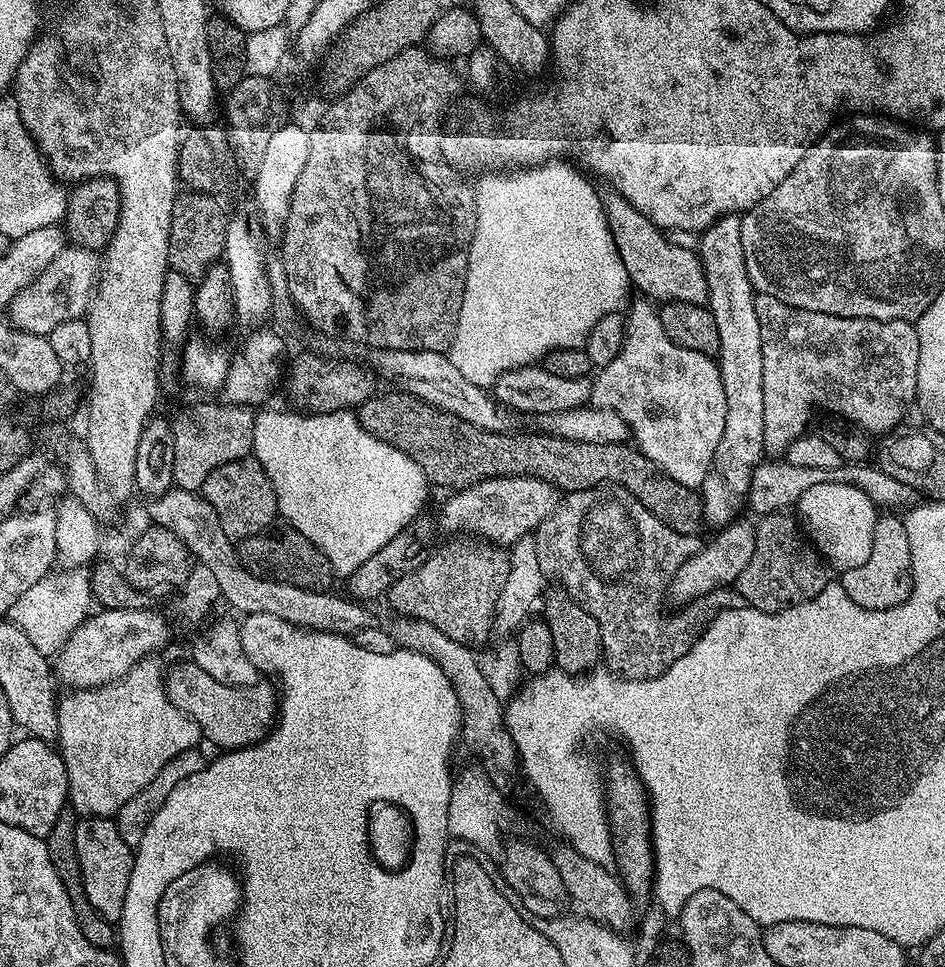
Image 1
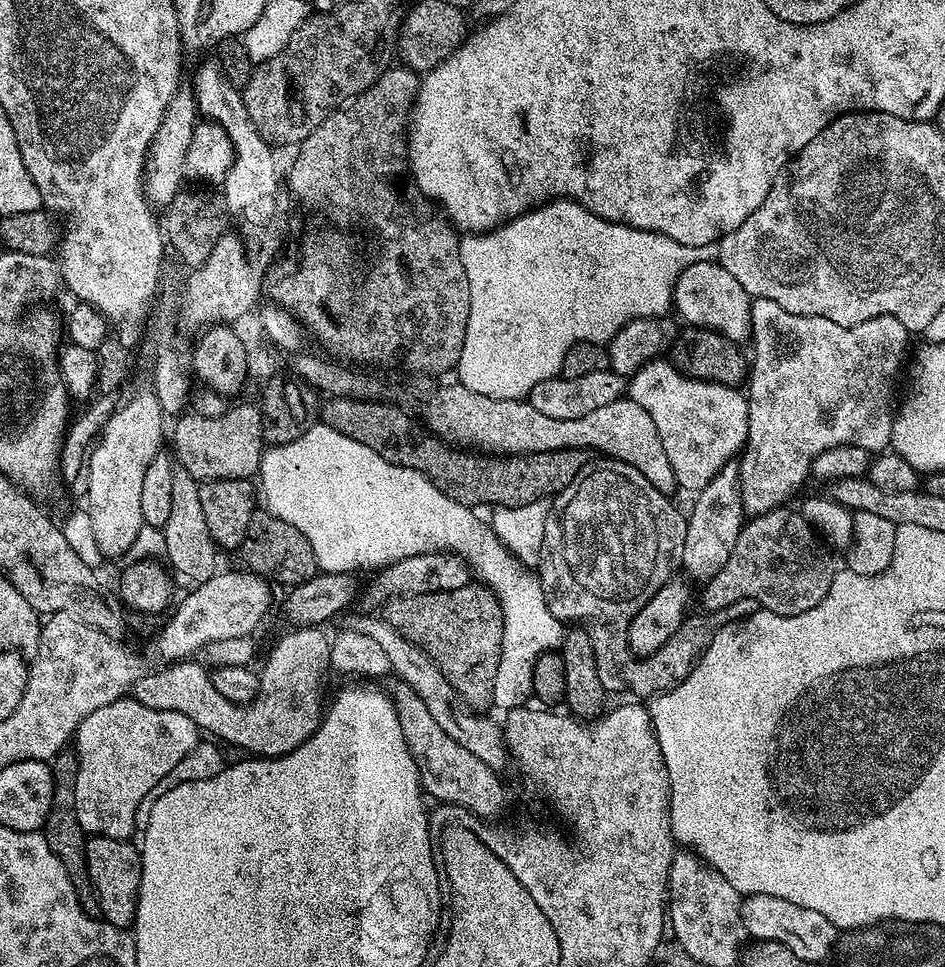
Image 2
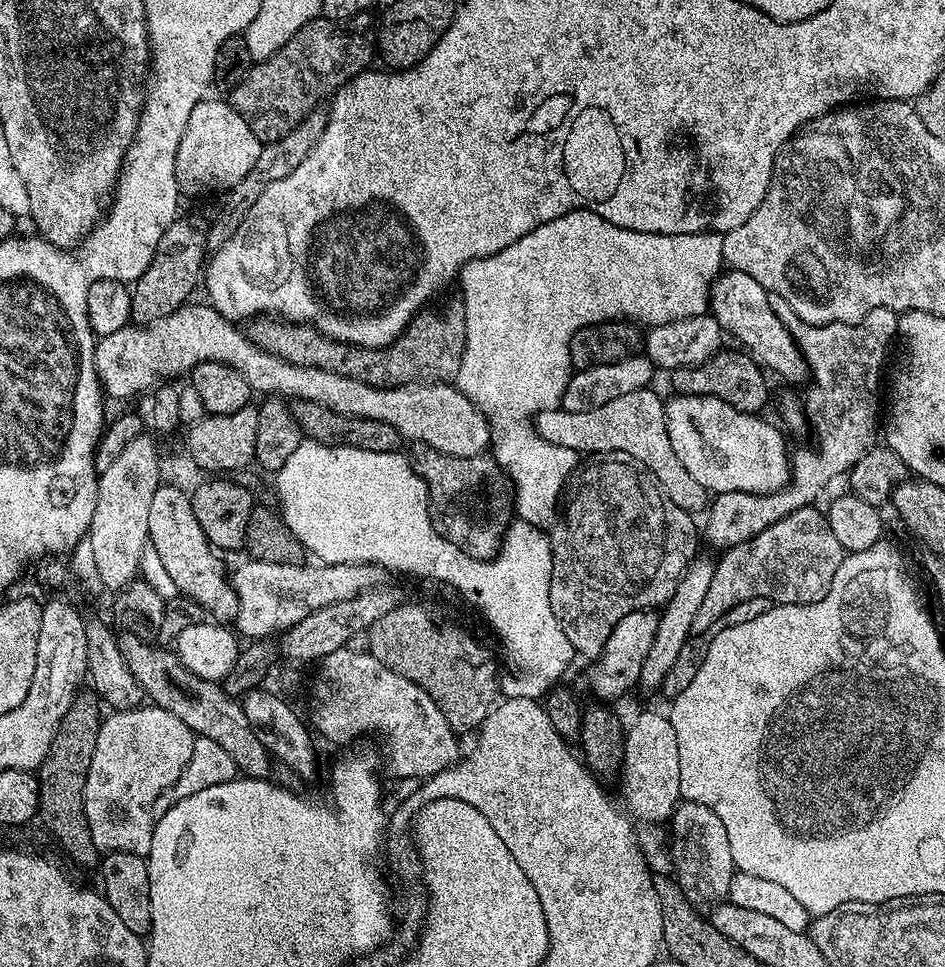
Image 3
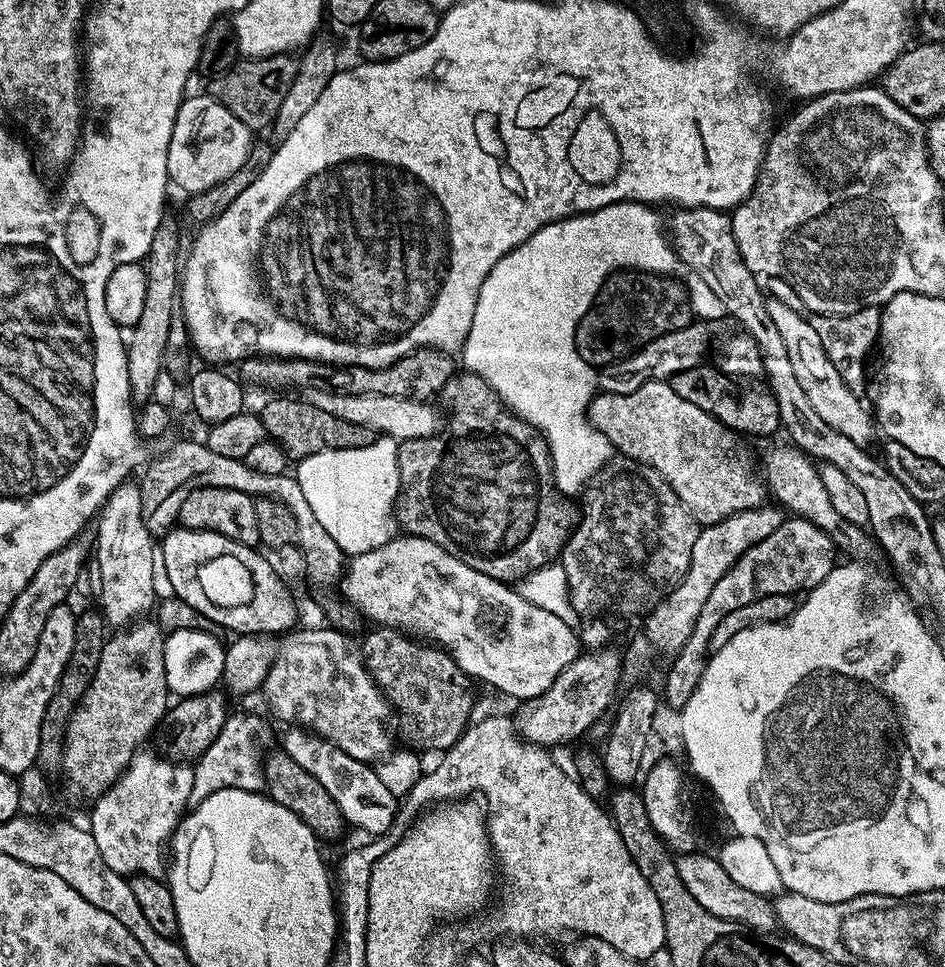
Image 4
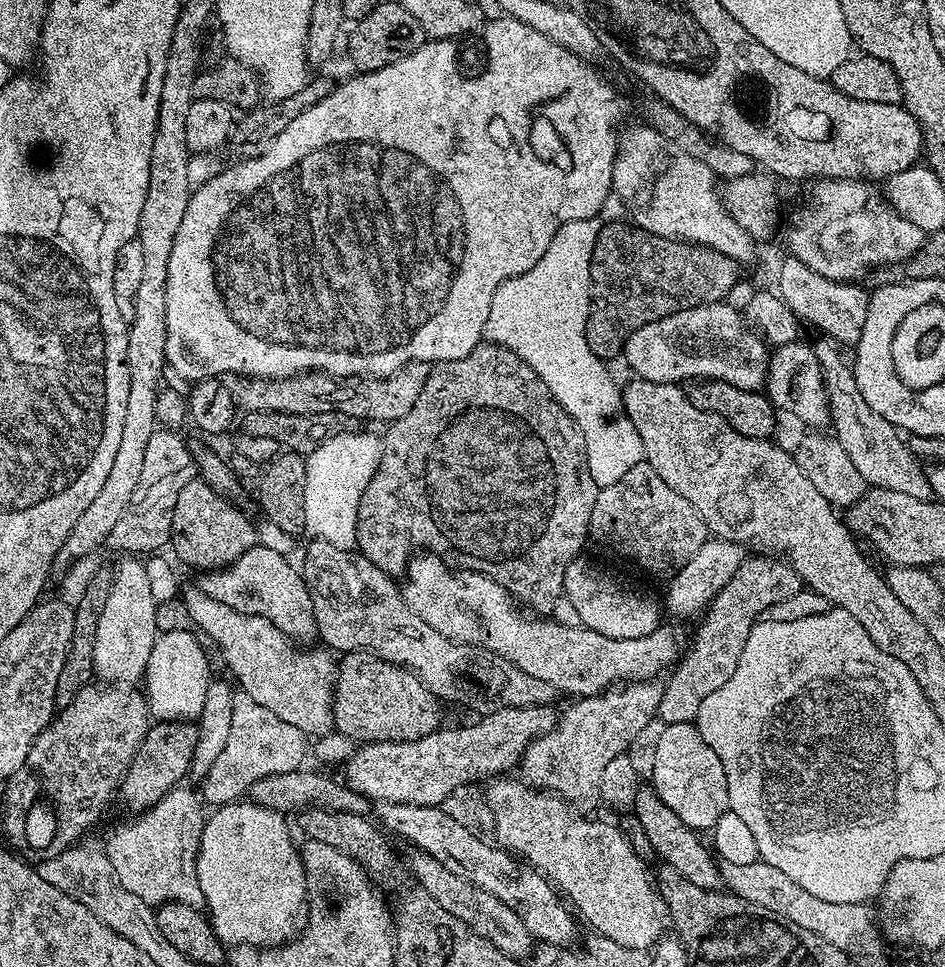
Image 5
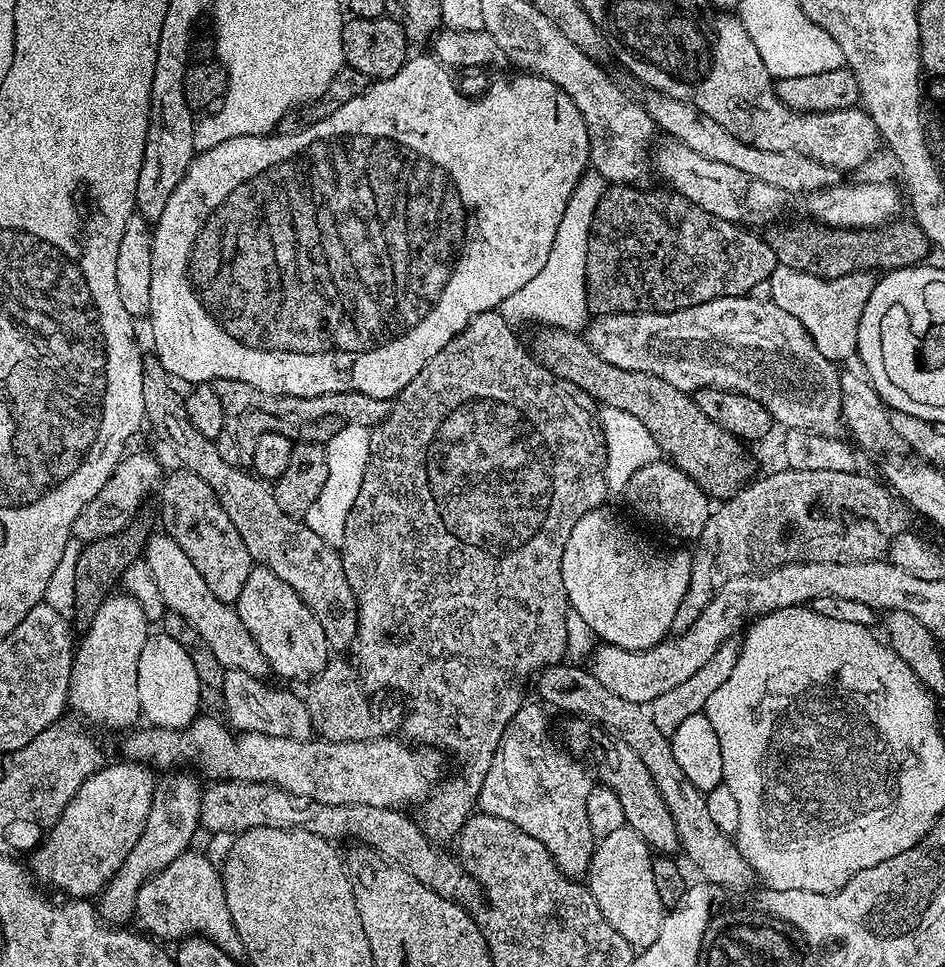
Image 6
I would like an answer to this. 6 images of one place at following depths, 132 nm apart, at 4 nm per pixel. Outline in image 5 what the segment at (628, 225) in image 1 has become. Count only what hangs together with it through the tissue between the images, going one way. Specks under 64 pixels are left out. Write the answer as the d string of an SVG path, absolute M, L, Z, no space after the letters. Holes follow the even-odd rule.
M820 338L814 344L816 358L823 372L822 381L828 394L830 428L837 442L854 462L865 485L886 490L898 490L898 494L910 494L910 498L929 499L928 473L925 465L916 461L916 456L904 445L901 433L882 414L874 414L866 406L866 398L858 390L855 371L844 365L841 349L833 341Z

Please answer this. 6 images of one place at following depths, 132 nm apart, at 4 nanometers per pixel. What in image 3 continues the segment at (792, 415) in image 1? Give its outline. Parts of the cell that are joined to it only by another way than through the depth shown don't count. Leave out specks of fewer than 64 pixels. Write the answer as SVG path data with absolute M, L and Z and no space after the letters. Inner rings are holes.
M768 294L770 298L770 310L782 318L782 322L790 330L790 334L796 340L804 361L808 364L810 373L810 385L812 389L808 397L802 400L802 408L806 413L807 423L812 423L816 431L816 440L820 443L820 452L816 448L800 448L791 453L792 476L788 479L787 488L771 492L770 494L754 494L753 492L722 492L711 501L707 509L708 521L702 524L702 536L709 540L719 550L727 550L754 538L754 534L762 534L766 526L774 526L778 518L786 518L786 514L794 514L794 510L813 507L816 499L824 492L824 487L831 482L835 476L842 477L854 467L855 463L867 451L878 444L876 438L876 419L881 419L882 404L880 408L880 371L884 368L884 355L888 347L893 347L897 339L896 326L898 313L889 308L870 310L866 318L862 318L857 324L808 324L794 310L790 310L790 302L782 298L782 294Z

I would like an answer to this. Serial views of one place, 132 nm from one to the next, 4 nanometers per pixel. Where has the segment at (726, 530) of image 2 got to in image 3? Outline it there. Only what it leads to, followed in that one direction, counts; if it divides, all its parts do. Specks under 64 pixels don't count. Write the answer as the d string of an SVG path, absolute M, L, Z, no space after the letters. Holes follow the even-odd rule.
M697 558L688 565L688 569L682 574L678 586L668 603L663 605L658 622L658 634L654 634L654 643L646 654L646 662L642 665L639 687L659 689L664 681L673 675L676 663L688 644L688 636L693 635L692 627L694 618L698 615L698 609L706 598L706 590L710 590L710 581L714 578L715 563L710 559Z

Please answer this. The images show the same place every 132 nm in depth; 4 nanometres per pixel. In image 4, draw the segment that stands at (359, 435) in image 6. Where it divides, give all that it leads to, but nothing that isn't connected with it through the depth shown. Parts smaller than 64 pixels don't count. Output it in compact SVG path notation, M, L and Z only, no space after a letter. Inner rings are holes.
M377 435L370 446L310 454L295 468L296 481L306 493L314 518L322 522L326 534L330 534L349 557L366 554L397 535L394 509L400 497L400 475L398 442L394 438Z

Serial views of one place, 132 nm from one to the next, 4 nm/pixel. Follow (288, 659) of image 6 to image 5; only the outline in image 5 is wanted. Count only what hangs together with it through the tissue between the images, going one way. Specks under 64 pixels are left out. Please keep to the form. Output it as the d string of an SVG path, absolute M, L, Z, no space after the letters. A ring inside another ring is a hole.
M251 548L228 567L208 570L201 576L198 586L207 596L247 616L265 616L289 640L308 642L300 640L316 636L316 619L304 577L278 549Z

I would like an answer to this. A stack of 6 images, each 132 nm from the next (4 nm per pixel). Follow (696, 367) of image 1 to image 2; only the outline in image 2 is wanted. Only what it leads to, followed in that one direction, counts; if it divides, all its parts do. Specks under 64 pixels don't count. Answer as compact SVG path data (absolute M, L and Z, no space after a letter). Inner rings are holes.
M657 358L631 375L626 392L630 399L646 410L646 414L650 414L650 418L654 418L658 438L662 438L662 446L666 450L666 458L670 458L676 483L689 494L702 491L724 464L735 461L741 455L748 443L748 398L739 387L713 380L699 380L677 370L671 359Z

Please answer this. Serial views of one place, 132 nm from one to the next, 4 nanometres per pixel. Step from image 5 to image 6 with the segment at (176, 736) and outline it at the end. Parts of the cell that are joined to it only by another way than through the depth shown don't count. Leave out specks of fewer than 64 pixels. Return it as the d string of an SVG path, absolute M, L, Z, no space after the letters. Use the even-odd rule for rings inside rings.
M127 758L121 761L121 764L105 763L94 775L86 778L82 786L78 786L78 794L70 798L66 810L62 810L59 818L47 829L45 836L48 837L33 850L30 871L45 889L61 888L64 891L61 893L72 898L99 897L114 874L118 874L122 862L126 862L126 854L134 850L146 826L146 818L150 818L150 802L154 802L158 776L147 764L137 764Z

